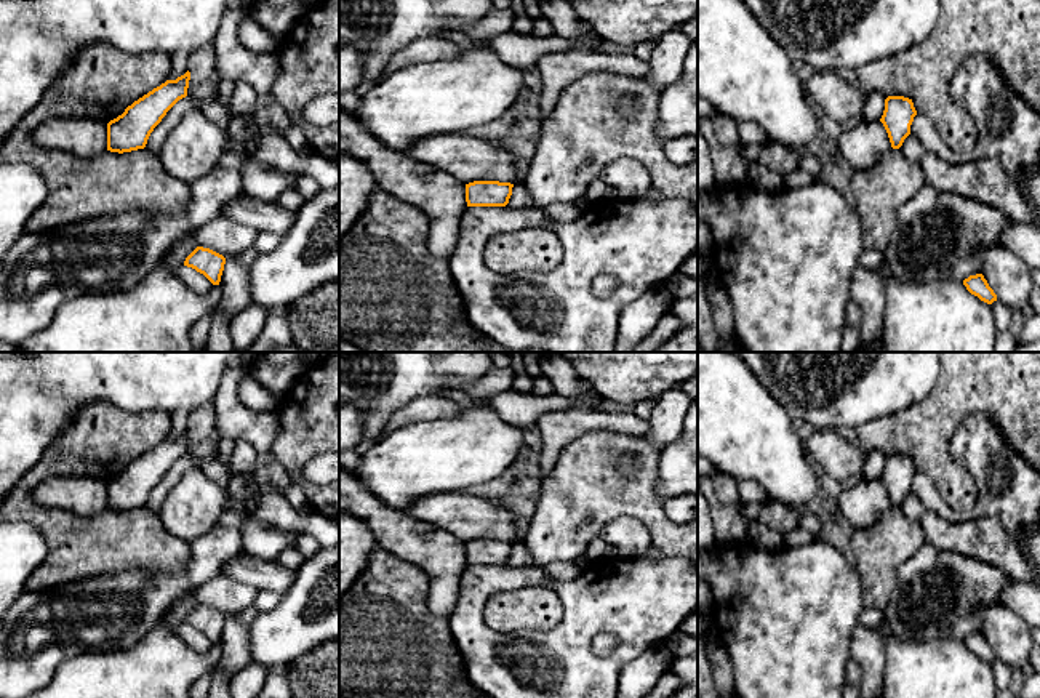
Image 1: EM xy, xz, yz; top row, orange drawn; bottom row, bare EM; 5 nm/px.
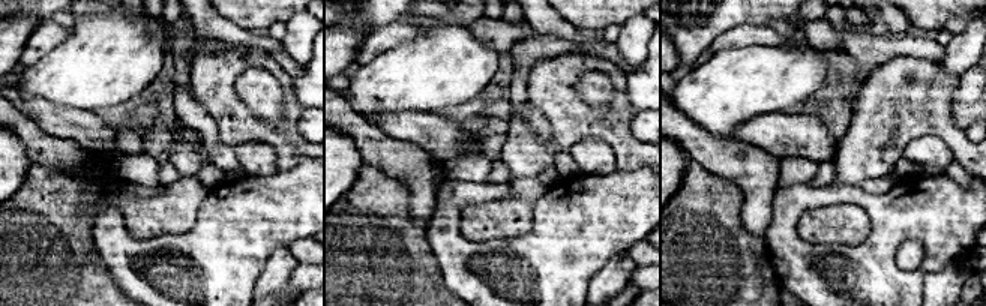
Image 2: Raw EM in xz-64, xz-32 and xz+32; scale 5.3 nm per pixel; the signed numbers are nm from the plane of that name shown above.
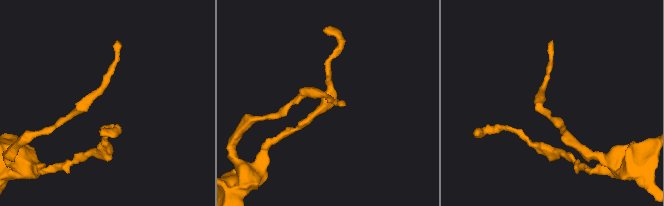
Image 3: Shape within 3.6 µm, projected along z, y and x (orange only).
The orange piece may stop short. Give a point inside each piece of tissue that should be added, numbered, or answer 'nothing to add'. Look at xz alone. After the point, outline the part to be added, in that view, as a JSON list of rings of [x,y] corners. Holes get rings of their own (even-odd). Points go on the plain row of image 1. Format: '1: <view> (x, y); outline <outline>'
nothing to add

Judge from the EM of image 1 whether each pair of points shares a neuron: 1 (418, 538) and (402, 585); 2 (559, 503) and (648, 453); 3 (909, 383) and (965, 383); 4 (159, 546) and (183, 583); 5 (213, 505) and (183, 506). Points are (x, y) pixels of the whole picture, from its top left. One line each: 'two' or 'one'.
1: two
2: one
3: two
4: two
5: one

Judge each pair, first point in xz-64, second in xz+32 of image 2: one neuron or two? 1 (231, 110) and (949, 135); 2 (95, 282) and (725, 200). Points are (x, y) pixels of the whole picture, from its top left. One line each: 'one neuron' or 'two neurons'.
1: one neuron
2: one neuron

